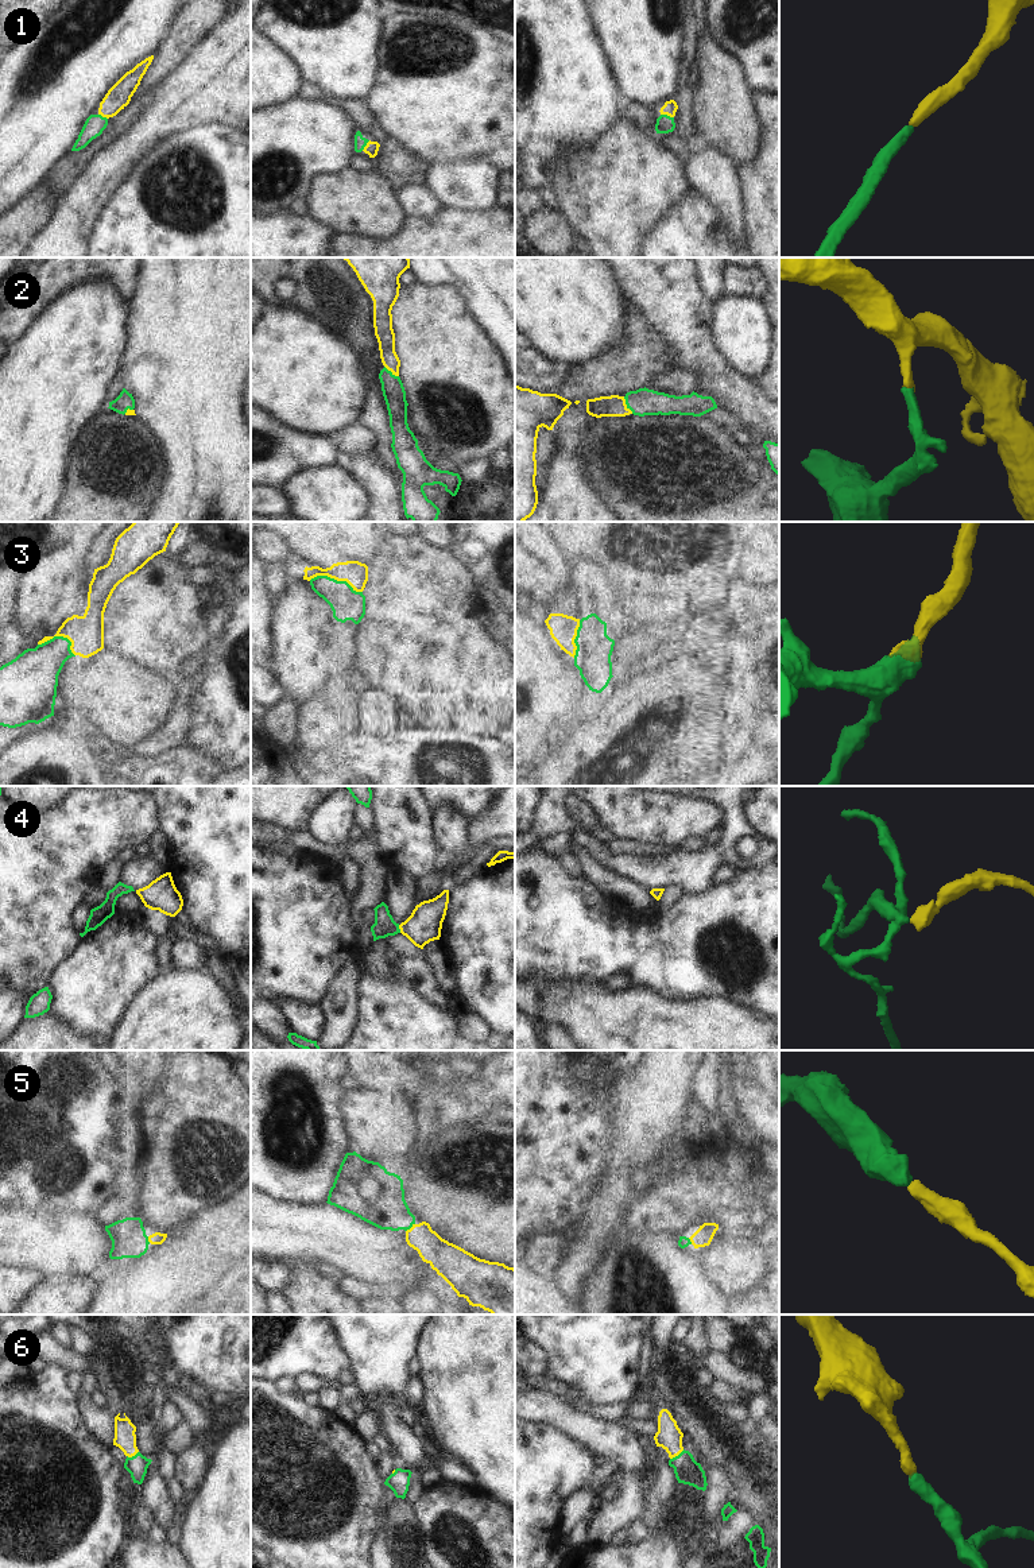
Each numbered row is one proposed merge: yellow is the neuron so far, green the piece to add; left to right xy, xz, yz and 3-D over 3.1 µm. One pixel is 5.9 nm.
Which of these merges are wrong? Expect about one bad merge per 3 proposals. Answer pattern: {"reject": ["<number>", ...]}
{"reject": []}

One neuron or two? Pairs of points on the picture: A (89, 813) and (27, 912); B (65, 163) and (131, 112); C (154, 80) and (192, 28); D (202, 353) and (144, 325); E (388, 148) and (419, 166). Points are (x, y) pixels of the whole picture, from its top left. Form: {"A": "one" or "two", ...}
{"A": "one", "B": "one", "C": "one", "D": "one", "E": "one"}

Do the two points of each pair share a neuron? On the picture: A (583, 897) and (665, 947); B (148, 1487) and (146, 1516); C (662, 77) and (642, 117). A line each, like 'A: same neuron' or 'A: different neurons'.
A: same neuron
B: different neurons
C: different neurons

